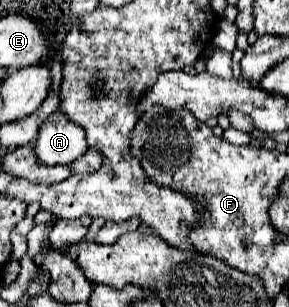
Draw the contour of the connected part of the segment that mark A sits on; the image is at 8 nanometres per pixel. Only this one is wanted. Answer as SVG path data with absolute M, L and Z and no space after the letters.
M57 111L53 113L53 117L39 125L39 133L33 141L33 147L39 163L65 165L81 157L89 145L85 141L85 131Z

